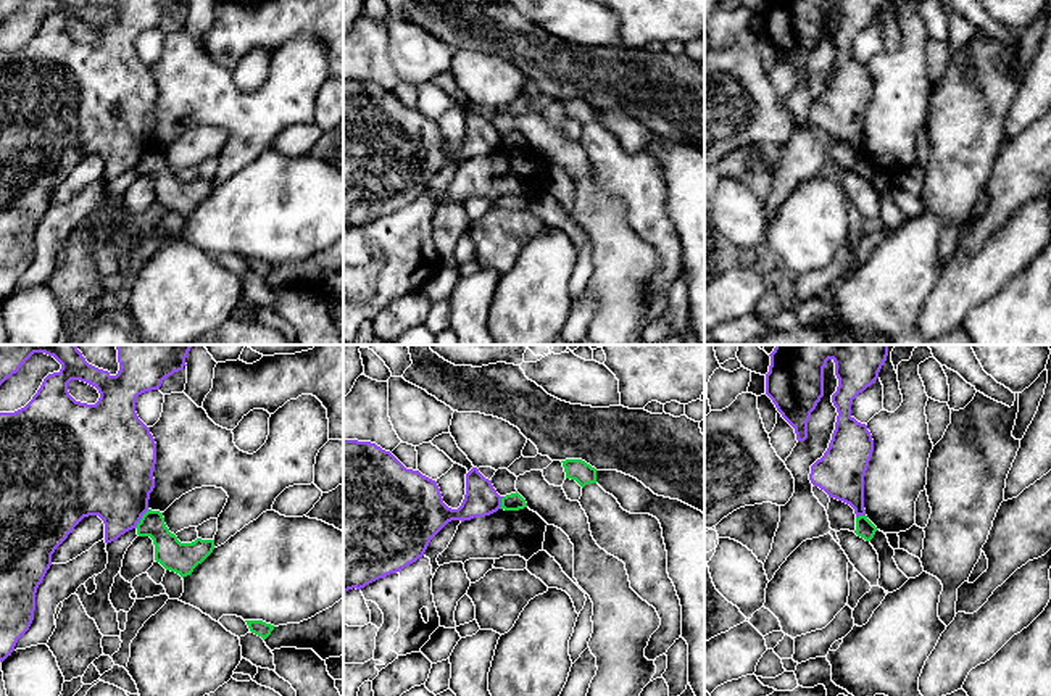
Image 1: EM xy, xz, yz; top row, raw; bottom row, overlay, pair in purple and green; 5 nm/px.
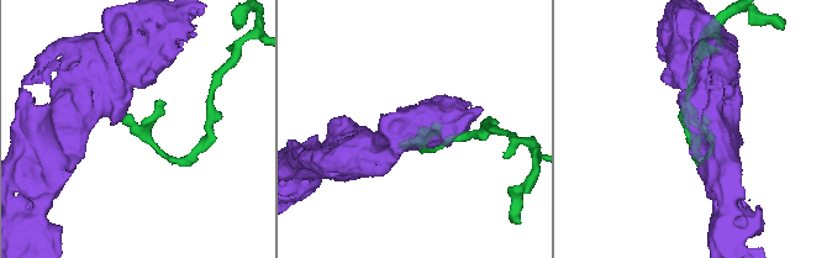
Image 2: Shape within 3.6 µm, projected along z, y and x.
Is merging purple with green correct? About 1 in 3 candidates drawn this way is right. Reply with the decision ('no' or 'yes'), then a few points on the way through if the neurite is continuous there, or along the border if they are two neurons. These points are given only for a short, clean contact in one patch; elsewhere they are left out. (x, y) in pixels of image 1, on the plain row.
no; border xy (149, 149), (134, 166)

